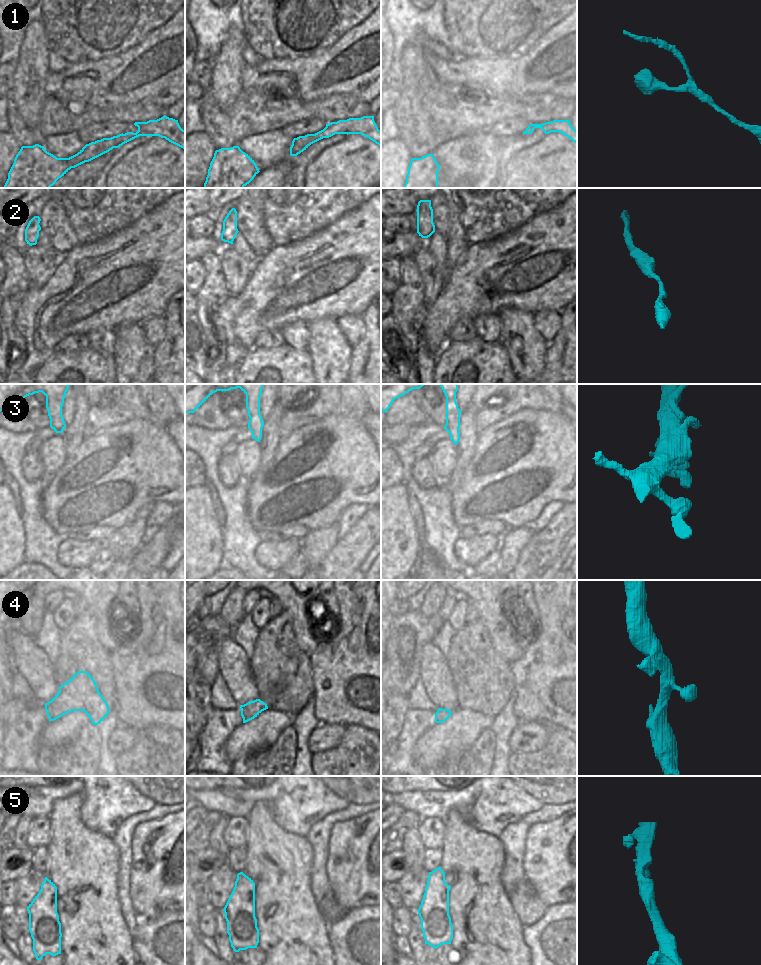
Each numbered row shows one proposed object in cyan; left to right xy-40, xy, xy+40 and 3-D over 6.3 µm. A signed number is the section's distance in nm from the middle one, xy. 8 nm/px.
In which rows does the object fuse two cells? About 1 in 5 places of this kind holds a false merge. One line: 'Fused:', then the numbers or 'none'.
Fused: none

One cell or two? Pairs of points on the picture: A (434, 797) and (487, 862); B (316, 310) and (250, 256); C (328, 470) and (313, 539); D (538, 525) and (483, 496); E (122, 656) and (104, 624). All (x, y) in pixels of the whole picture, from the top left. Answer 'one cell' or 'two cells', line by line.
A: two cells
B: two cells
C: two cells
D: two cells
E: two cells

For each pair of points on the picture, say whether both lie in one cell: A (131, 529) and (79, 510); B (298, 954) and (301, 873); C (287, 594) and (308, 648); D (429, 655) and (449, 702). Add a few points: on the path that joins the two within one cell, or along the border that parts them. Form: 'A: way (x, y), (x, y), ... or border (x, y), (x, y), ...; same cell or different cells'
A: border (140, 510), (130, 522), (114, 529); different cells
B: way (291, 934), (291, 893); same cell
C: way (296, 607), (307, 621), (308, 635); same cell
D: way (433, 667), (441, 690); same cell

